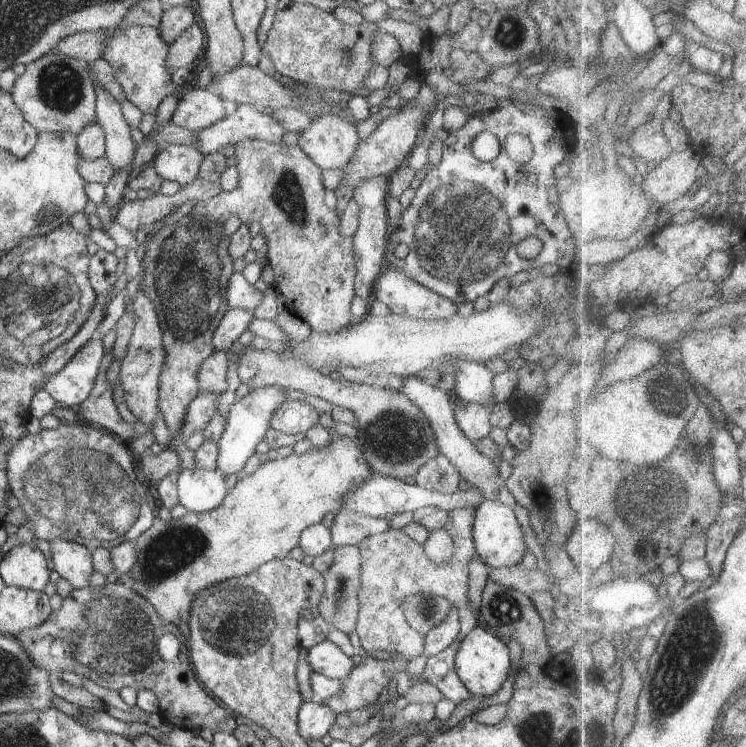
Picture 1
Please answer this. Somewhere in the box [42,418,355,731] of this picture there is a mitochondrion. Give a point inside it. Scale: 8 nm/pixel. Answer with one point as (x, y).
(111, 637)

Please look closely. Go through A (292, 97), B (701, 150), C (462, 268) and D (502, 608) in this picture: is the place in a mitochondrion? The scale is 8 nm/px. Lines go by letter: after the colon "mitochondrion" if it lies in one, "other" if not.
A: other
B: other
C: mitochondrion
D: mitochondrion

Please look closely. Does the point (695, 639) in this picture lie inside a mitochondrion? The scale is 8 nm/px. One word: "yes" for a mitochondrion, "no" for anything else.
yes

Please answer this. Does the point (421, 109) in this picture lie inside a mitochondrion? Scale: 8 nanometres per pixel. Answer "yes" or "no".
no

